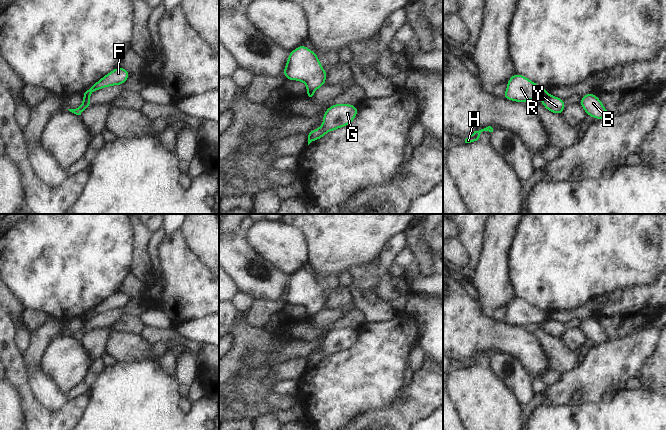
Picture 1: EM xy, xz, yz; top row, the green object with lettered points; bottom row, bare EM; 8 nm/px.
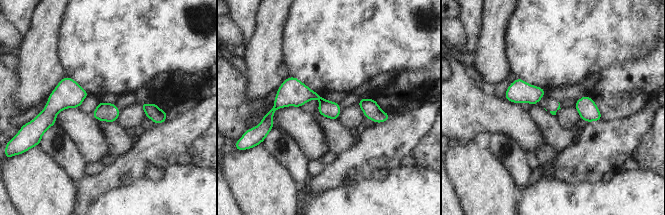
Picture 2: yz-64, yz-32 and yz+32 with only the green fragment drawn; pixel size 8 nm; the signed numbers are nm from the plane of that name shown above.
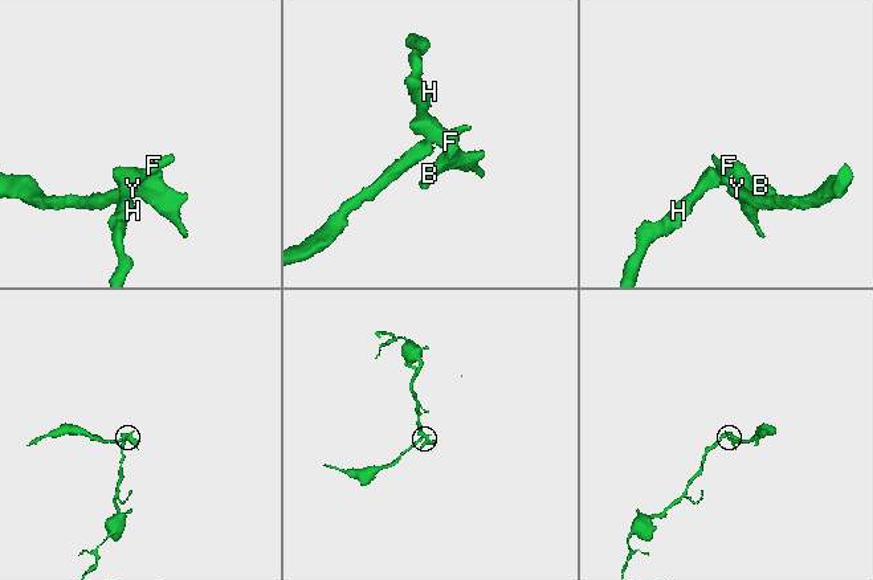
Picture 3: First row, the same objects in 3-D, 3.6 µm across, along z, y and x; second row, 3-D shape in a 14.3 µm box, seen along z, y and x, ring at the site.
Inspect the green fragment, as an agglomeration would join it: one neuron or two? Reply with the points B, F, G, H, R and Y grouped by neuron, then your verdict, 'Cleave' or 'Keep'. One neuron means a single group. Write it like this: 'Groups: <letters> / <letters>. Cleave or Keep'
Groups: B F G H R / Y. Cleave

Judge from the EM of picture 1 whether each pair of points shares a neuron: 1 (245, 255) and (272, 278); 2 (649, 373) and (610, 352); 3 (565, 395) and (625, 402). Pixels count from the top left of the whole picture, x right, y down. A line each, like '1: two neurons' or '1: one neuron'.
1: one neuron
2: two neurons
3: two neurons

